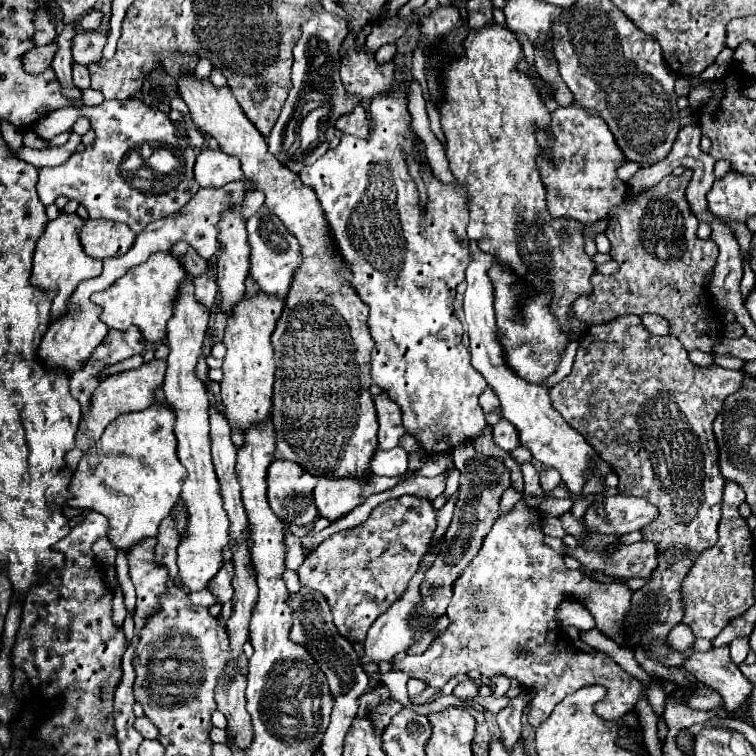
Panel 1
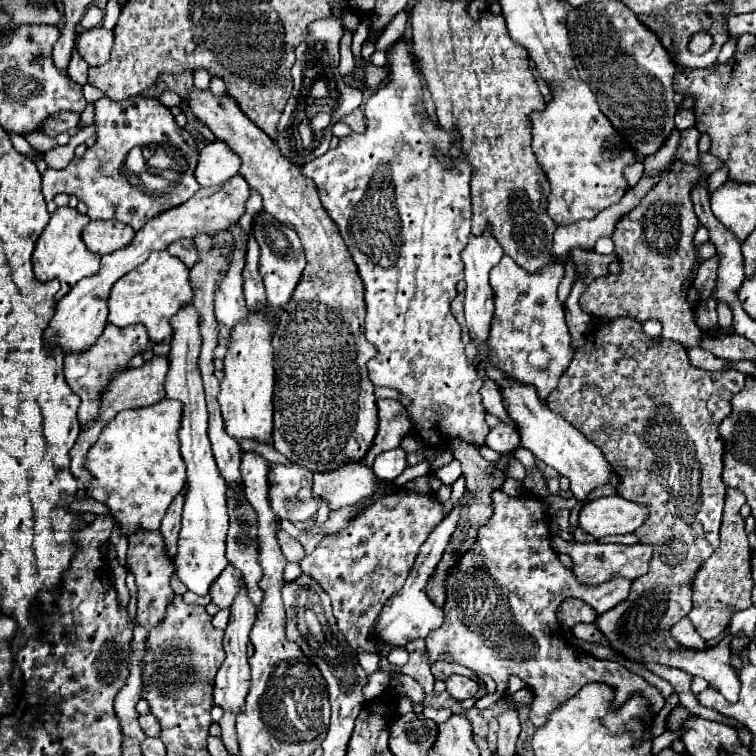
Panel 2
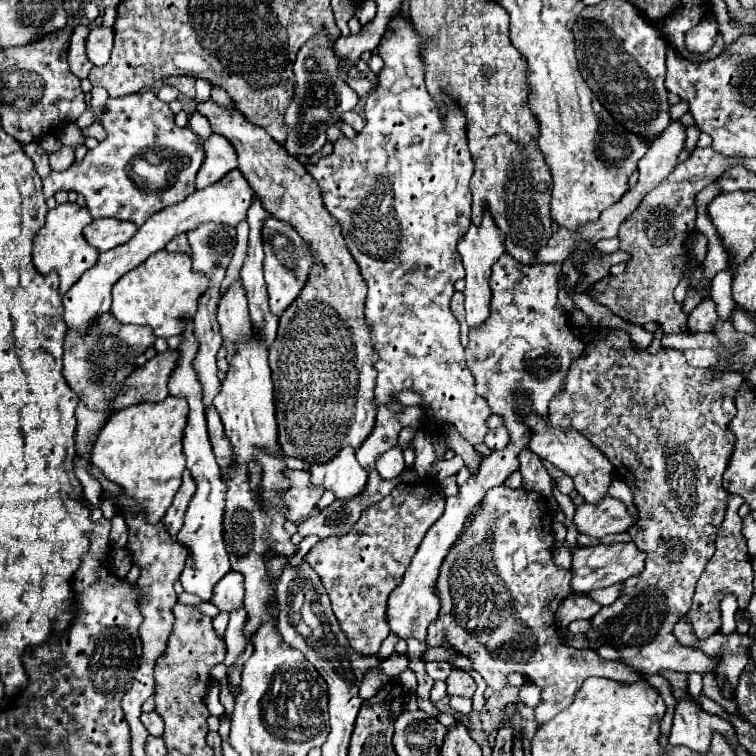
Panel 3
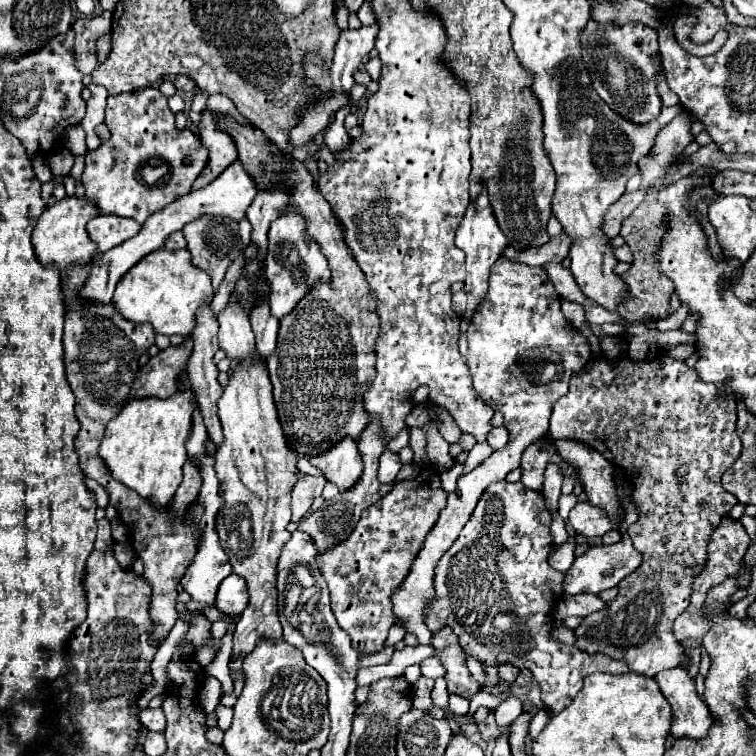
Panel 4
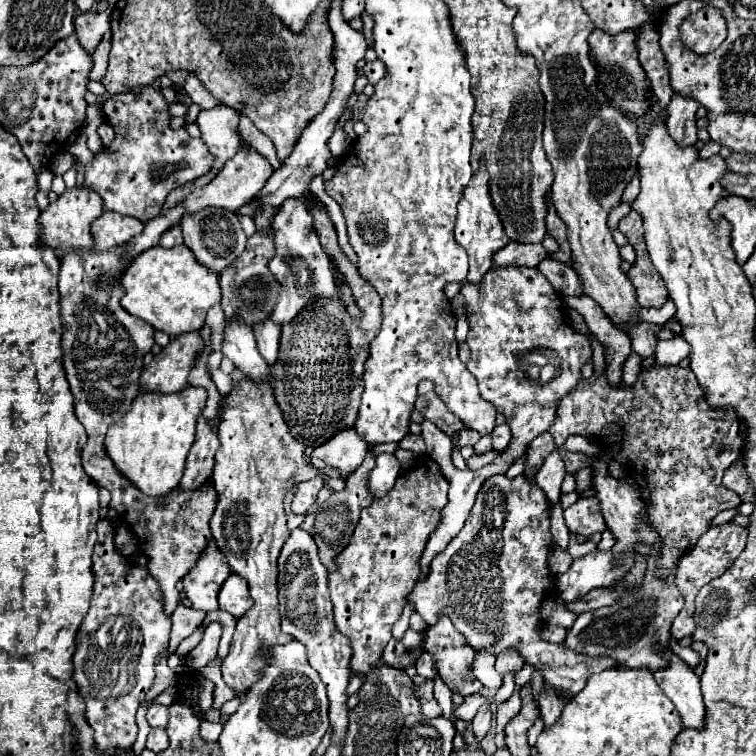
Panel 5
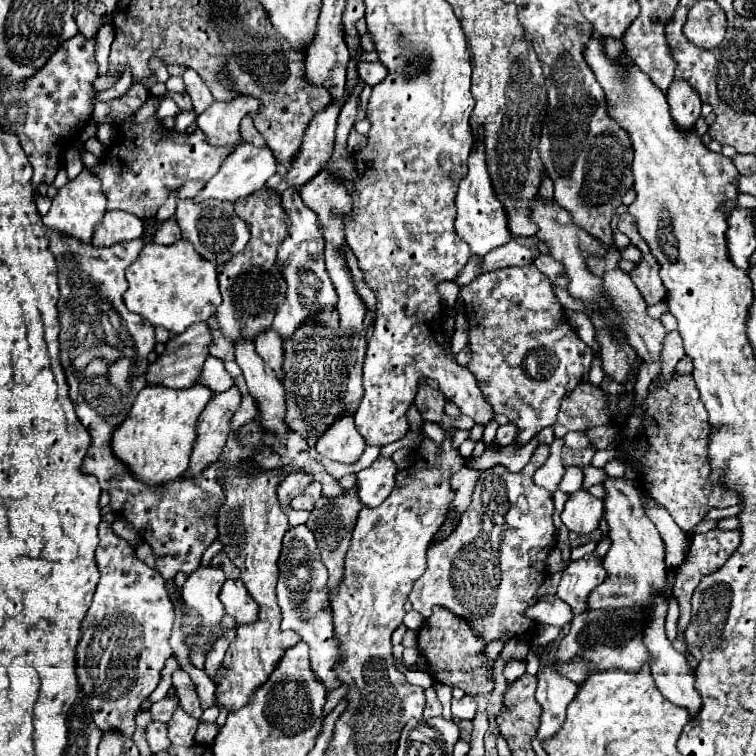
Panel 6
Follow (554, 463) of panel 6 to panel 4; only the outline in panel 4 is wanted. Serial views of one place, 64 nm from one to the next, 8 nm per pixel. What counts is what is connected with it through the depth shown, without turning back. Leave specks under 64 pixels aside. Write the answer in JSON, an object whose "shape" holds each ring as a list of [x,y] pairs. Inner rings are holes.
{"shape":[[[550,462],[550,464],[546,466],[542,494],[544,494],[544,498],[546,498],[546,502],[548,502],[548,510],[550,510],[552,514],[558,512],[558,501],[561,495],[563,478],[562,471],[556,464]]]}

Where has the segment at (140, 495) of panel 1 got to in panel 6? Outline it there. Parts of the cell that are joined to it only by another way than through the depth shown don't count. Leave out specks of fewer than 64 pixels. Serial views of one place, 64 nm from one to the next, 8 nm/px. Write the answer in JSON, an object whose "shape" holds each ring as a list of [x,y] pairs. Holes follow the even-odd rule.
{"shape":[[[194,384],[188,390],[146,386],[136,396],[128,418],[112,436],[112,450],[116,458],[126,462],[132,468],[132,474],[150,486],[182,476],[184,470],[188,470],[190,454],[198,438],[198,418],[210,398],[212,390],[202,384]]]}

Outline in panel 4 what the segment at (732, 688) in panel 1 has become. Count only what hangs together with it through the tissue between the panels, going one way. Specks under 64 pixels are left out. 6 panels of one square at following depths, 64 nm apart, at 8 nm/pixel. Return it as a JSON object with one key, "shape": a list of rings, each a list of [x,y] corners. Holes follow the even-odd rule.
{"shape":[[[598,354],[598,358],[594,360],[590,372],[580,372],[572,378],[570,382],[570,392],[566,396],[562,396],[556,406],[554,406],[554,412],[552,412],[552,418],[550,418],[550,432],[554,440],[562,440],[562,438],[576,438],[576,440],[582,440],[586,444],[590,444],[594,450],[598,450],[608,462],[612,464],[618,464],[626,470],[628,478],[630,478],[630,484],[634,488],[632,492],[632,498],[634,498],[634,504],[638,508],[638,522],[634,522],[630,528],[628,528],[628,536],[632,538],[634,542],[634,548],[642,554],[642,564],[636,572],[632,572],[628,578],[624,578],[620,584],[618,584],[618,596],[612,600],[612,604],[606,604],[604,610],[598,610],[594,614],[588,614],[582,618],[582,624],[574,630],[574,636],[576,636],[576,646],[588,654],[608,654],[612,658],[624,658],[624,662],[628,664],[630,670],[634,672],[642,672],[642,674],[648,674],[650,678],[662,670],[670,670],[670,668],[676,668],[676,666],[686,666],[686,658],[684,658],[684,648],[680,646],[680,642],[672,636],[672,624],[674,620],[686,610],[688,602],[690,602],[690,594],[692,594],[692,578],[694,574],[698,572],[698,568],[702,566],[704,558],[706,558],[706,544],[708,544],[708,538],[712,534],[712,530],[720,524],[722,516],[726,512],[732,510],[732,506],[738,504],[738,498],[732,496],[730,492],[726,492],[720,484],[720,478],[722,474],[736,462],[736,458],[740,456],[742,452],[742,442],[736,434],[736,402],[732,402],[732,398],[722,398],[720,402],[716,402],[716,390],[712,390],[712,386],[704,386],[704,382],[700,382],[700,378],[696,378],[696,372],[692,368],[688,368],[684,362],[676,362],[672,358],[656,358],[652,362],[632,362],[628,358],[620,360],[618,366],[610,366],[602,354]]]}

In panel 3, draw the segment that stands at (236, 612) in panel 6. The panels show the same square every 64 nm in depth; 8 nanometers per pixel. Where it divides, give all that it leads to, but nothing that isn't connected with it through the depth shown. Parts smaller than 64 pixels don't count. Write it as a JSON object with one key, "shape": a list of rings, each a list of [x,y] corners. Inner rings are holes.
{"shape":[[[228,572],[214,590],[212,604],[222,612],[234,612],[244,606],[244,578],[238,572]]]}

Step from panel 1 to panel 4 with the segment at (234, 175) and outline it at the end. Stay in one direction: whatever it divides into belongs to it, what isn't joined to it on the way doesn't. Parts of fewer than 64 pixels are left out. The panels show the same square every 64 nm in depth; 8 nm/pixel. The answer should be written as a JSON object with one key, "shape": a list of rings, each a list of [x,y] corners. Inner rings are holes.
{"shape":[[[212,110],[202,112],[198,132],[200,132],[202,144],[210,150],[210,162],[204,168],[204,172],[196,178],[196,182],[192,184],[192,190],[204,188],[212,180],[216,180],[224,172],[224,168],[238,158],[234,138],[228,138],[228,132],[216,126],[220,116],[224,116],[224,112],[212,112]]]}

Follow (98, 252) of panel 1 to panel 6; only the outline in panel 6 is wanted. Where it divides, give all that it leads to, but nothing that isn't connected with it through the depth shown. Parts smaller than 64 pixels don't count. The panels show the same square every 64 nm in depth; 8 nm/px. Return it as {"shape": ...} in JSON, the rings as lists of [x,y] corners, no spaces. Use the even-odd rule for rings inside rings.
{"shape":[[[106,212],[100,226],[94,230],[94,246],[112,246],[116,242],[126,242],[140,238],[144,232],[144,222],[128,212]]]}

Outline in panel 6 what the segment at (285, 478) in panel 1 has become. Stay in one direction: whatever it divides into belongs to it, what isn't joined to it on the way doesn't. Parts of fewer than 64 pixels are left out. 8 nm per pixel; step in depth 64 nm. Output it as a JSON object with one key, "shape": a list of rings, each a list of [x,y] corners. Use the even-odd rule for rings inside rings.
{"shape":[[[312,482],[300,496],[292,498],[290,506],[292,506],[294,510],[308,510],[308,512],[310,512],[310,510],[314,508],[316,500],[320,498],[320,494],[322,494],[322,490],[320,490],[320,482]]]}

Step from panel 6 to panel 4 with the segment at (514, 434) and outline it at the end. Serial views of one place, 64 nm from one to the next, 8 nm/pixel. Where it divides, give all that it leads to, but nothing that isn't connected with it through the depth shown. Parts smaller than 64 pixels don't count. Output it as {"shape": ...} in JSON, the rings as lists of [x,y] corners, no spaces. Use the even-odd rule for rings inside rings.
{"shape":[[[504,426],[494,428],[494,430],[488,434],[486,442],[488,442],[494,450],[502,450],[502,448],[506,446],[506,442],[508,442],[508,430],[506,430]]]}

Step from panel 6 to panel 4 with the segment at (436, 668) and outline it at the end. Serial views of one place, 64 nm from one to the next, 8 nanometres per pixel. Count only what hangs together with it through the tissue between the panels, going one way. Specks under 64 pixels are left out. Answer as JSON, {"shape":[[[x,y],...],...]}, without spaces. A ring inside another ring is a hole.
{"shape":[[[444,626],[444,630],[434,632],[430,644],[434,648],[434,656],[446,670],[444,680],[448,682],[448,692],[462,698],[470,698],[472,694],[476,694],[480,690],[480,684],[474,680],[474,676],[470,676],[466,668],[466,652],[462,650],[452,628]]]}

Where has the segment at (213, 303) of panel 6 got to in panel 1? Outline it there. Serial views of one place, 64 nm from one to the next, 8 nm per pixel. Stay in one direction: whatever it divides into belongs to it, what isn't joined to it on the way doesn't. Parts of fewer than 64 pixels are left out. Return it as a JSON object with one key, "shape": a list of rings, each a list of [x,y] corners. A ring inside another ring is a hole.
{"shape":[[[156,252],[140,266],[134,266],[134,274],[128,270],[128,274],[118,278],[108,290],[92,294],[92,302],[102,306],[102,320],[108,324],[108,328],[126,330],[130,326],[138,326],[144,338],[154,344],[162,342],[168,334],[166,322],[172,318],[172,308],[184,280],[184,266],[170,252]]]}

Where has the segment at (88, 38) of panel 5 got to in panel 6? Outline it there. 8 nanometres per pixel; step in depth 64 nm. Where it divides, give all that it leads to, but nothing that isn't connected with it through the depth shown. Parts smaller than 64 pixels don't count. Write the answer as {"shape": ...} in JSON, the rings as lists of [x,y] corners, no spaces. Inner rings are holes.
{"shape":[[[82,8],[82,10],[78,12],[78,16],[76,16],[78,30],[80,30],[84,36],[88,36],[88,38],[96,36],[96,32],[98,32],[98,28],[100,28],[98,22],[100,22],[100,18],[98,18],[90,8]]]}

